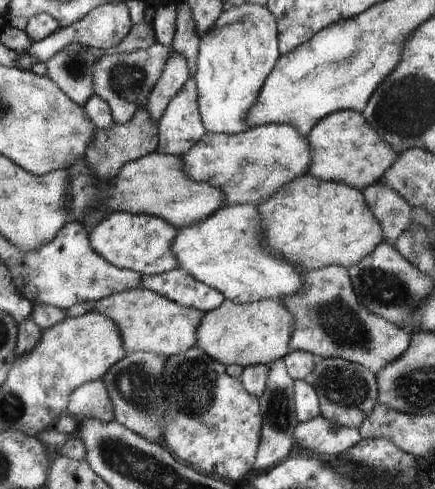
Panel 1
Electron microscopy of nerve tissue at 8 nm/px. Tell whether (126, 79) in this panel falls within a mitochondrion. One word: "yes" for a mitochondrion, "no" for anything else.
yes

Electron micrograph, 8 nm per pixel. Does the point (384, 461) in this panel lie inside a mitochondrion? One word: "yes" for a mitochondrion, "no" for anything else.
no

